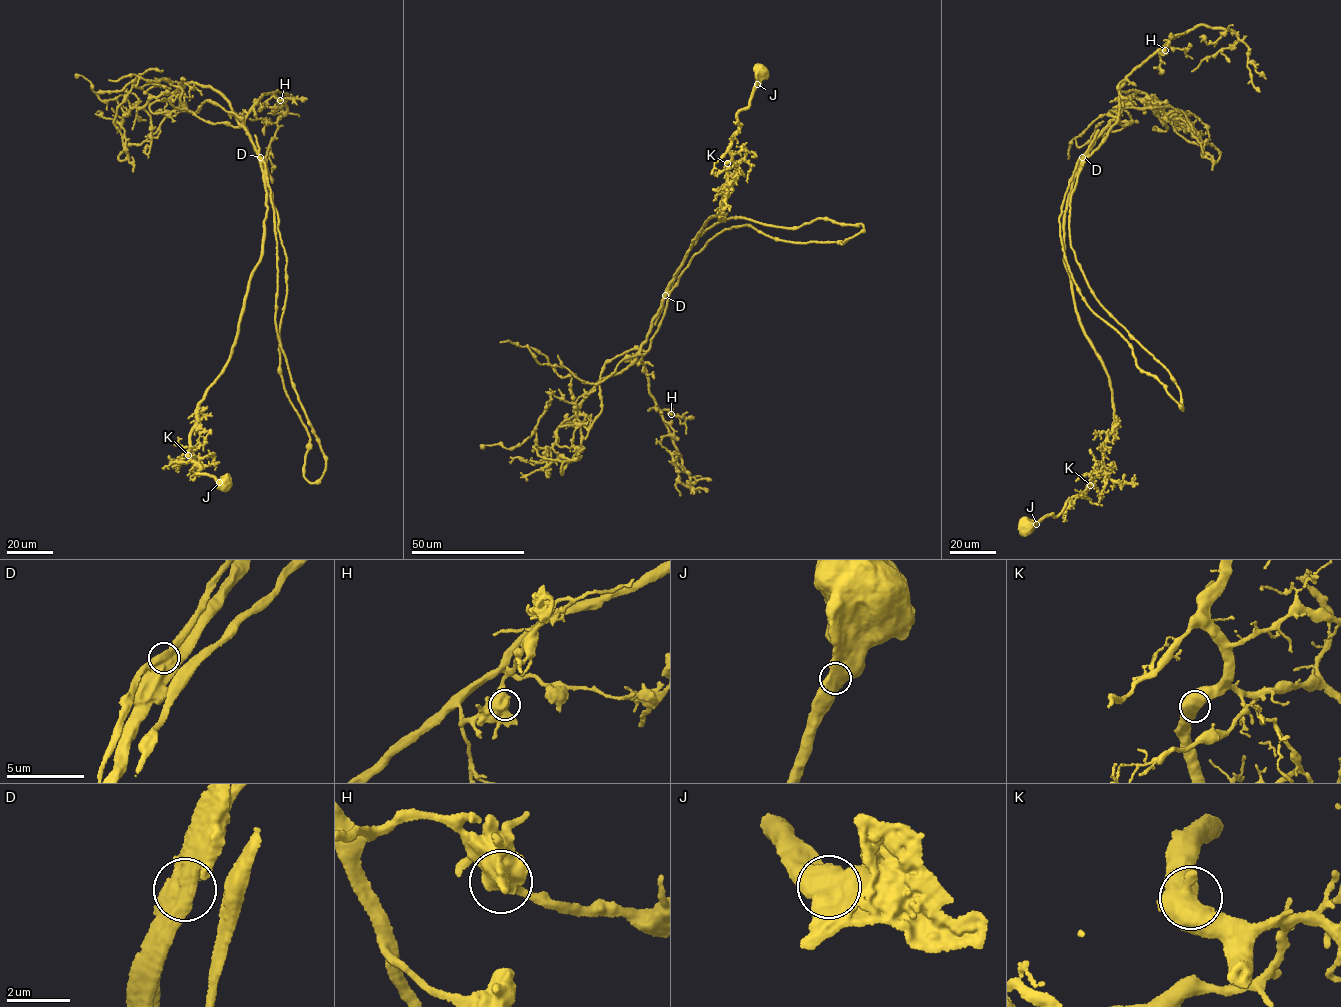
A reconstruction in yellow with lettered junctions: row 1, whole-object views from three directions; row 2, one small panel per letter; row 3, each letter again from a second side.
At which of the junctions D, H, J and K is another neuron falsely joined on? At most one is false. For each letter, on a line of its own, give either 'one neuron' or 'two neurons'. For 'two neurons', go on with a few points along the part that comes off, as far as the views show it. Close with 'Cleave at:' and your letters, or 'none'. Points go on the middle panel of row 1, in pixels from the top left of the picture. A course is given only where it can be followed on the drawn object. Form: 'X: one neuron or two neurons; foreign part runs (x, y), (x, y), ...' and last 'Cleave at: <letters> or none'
D: two neurons; foreign part runs (665, 295), (718, 221), (863, 226), (718, 233), (559, 426), (563, 473), (535, 430), (482, 448)
H: one neuron
J: one neuron
K: one neuron
Cleave at: D

